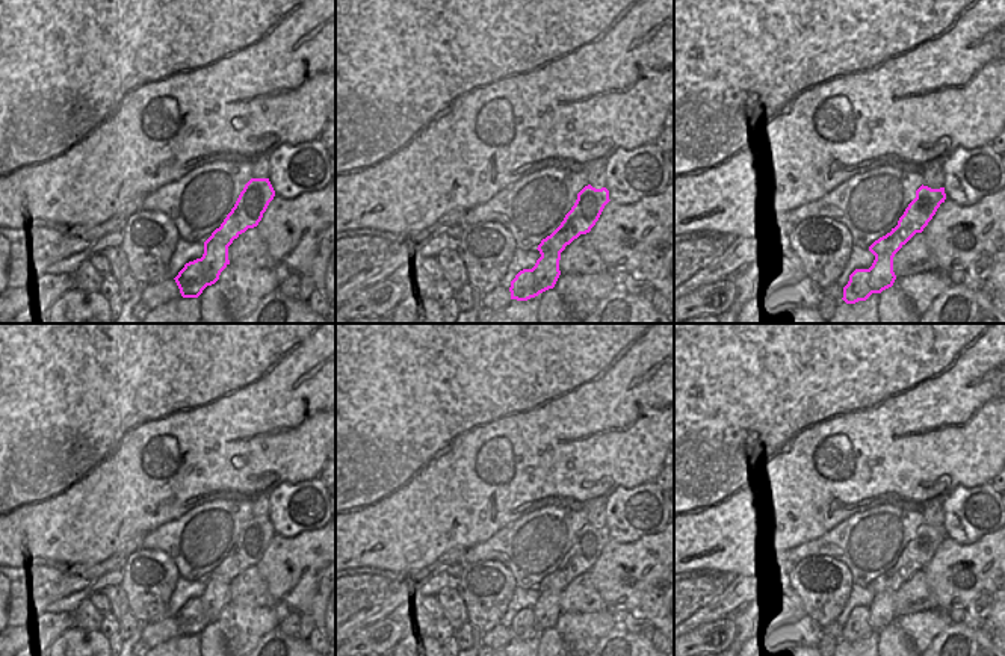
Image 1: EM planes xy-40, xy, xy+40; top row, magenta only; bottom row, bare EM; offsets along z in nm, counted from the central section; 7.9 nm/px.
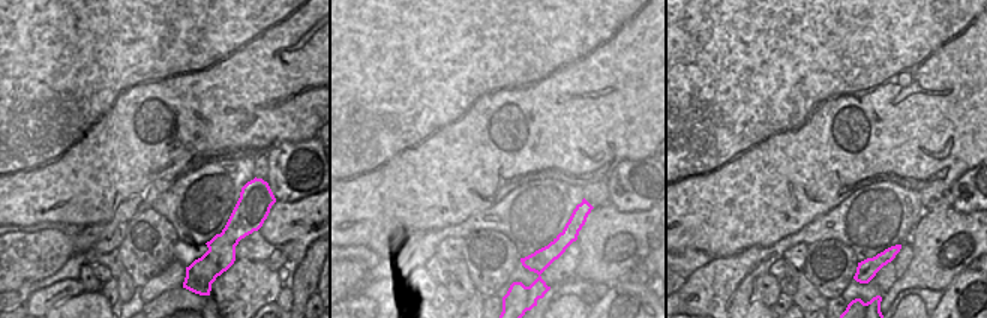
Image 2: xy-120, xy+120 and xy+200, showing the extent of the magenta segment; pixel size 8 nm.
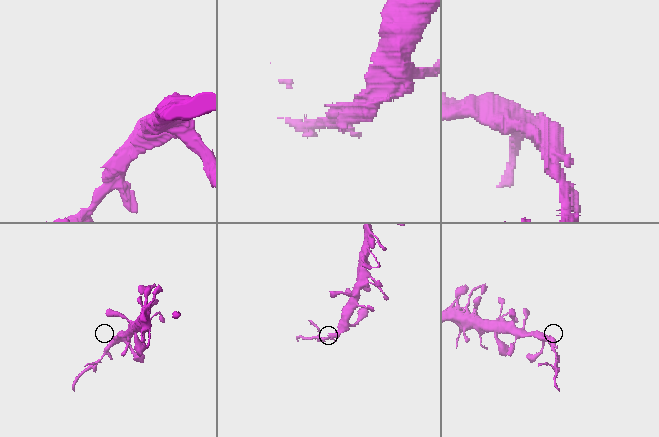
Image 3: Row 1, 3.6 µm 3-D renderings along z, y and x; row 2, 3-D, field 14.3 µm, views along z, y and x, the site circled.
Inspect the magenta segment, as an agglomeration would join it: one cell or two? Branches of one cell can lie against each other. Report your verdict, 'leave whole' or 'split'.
split

